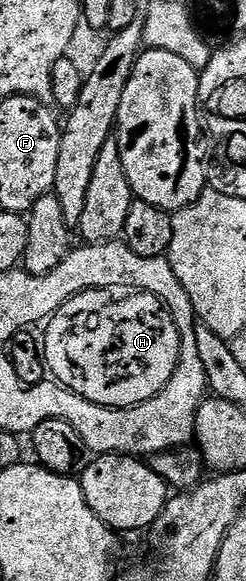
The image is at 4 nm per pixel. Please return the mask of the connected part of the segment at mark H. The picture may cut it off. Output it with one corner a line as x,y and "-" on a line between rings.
90,290
74,296
53,314
44,335
42,354
50,359
54,371
70,387
84,393
86,397
102,403
132,403
154,393
179,363
182,339
175,320
158,297
150,293
132,293
122,299
115,297
109,290

